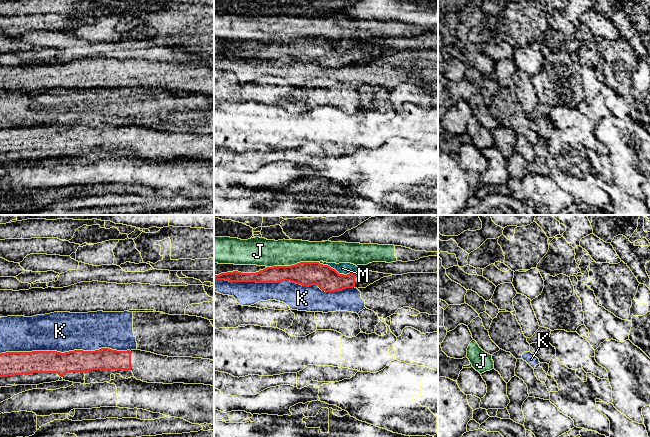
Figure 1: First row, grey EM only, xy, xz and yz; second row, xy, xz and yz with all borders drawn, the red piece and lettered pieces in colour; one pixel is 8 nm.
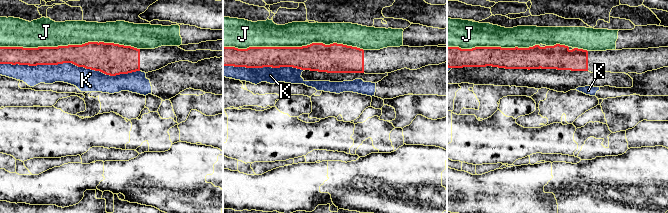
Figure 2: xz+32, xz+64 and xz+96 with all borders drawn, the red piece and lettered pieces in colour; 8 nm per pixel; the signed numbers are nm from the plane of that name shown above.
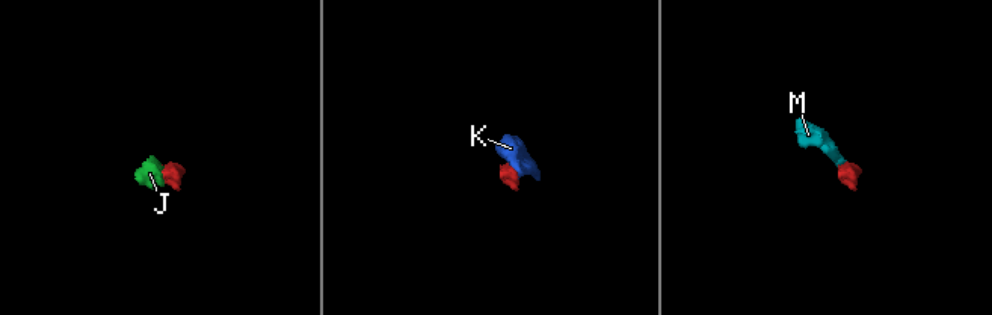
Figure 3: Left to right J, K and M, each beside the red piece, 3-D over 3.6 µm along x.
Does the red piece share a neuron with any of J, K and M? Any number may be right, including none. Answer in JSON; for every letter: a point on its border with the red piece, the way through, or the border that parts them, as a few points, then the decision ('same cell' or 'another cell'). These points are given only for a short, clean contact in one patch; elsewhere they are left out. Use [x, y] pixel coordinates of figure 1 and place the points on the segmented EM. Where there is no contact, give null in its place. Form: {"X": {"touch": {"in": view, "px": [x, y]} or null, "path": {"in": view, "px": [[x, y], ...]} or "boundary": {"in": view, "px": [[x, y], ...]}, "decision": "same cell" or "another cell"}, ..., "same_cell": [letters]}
{"J": {"touch": {"in": "xz", "px": [292, 265]}, "decision": "another cell"}, "K": {"touch": {"in": "xz", "px": [284, 280]}, "decision": "another cell"}, "M": {"touch": {"in": "xz", "px": [337, 272]}, "boundary": {"in": "xz", "px": [[322, 264], [329, 265], [339, 273], [348, 274], [354, 272]]}, "decision": "another cell"}, "same_cell": []}

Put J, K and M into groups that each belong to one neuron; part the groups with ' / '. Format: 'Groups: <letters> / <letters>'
Groups: J / K / M

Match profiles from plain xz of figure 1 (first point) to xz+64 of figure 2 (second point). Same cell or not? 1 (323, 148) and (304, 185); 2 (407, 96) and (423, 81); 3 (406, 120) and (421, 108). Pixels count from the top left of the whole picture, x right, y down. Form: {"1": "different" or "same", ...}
{"1": "same", "2": "different", "3": "different"}

